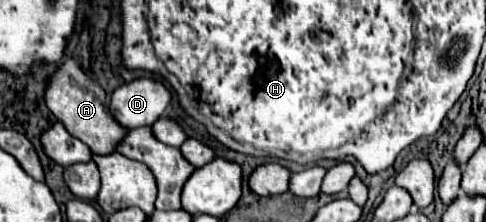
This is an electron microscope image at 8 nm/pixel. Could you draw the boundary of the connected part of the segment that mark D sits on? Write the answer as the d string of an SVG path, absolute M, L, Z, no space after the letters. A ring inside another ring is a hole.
M139 78L119 86L111 94L109 112L123 128L151 126L169 106L169 90L151 78Z

